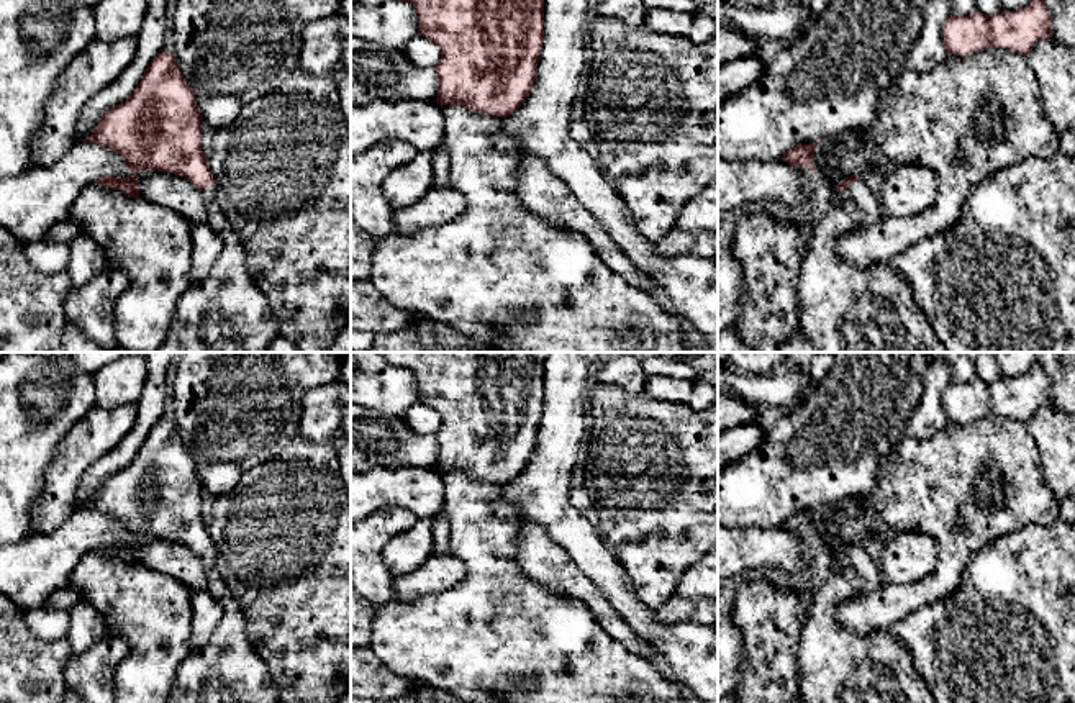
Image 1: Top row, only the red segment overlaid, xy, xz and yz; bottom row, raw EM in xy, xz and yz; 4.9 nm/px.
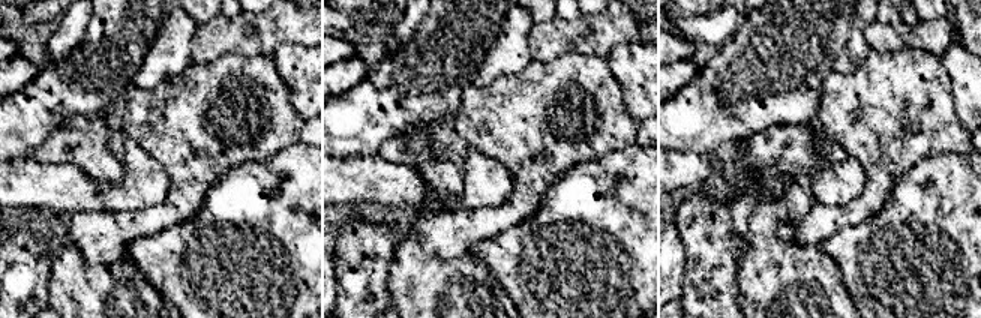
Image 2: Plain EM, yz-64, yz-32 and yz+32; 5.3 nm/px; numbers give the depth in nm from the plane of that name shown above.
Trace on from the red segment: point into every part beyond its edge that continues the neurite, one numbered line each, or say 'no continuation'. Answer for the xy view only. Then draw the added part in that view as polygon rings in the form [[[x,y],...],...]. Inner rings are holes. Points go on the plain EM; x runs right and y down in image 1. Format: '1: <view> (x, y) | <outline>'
1: xy (226, 669) | [[[216,552],[202,557],[202,562],[208,570],[205,588],[220,603],[223,615],[208,642],[195,647],[179,665],[167,703],[279,703],[279,690],[267,664],[246,636],[244,613],[215,572]]]

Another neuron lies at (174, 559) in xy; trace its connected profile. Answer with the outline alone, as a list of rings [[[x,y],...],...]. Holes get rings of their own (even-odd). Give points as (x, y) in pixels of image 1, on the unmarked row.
[[[143,537],[136,544],[139,546],[139,565],[166,574],[192,592],[206,587],[208,570],[188,546],[157,537]]]

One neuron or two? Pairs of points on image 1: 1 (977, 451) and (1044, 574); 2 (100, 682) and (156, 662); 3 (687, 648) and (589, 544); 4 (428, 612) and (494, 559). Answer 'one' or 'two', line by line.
1: two
2: two
3: one
4: one

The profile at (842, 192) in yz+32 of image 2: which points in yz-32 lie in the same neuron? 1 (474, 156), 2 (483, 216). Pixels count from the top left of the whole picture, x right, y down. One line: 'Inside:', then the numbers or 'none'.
Inside: 1

